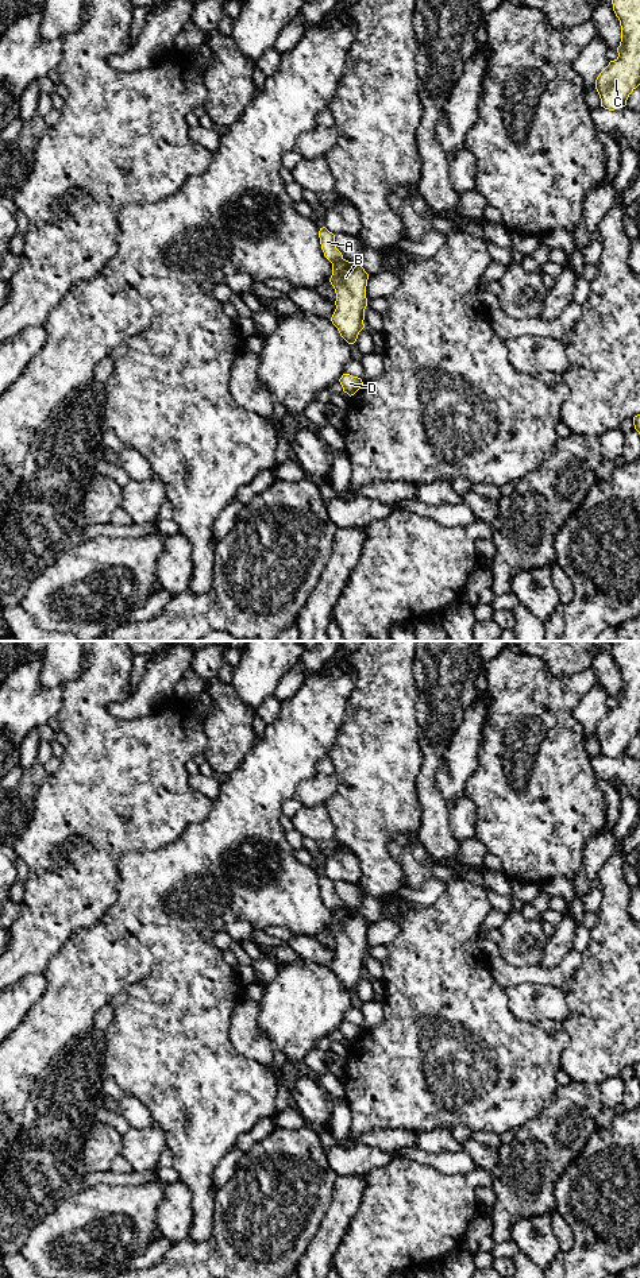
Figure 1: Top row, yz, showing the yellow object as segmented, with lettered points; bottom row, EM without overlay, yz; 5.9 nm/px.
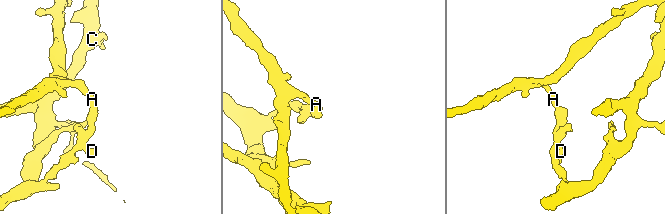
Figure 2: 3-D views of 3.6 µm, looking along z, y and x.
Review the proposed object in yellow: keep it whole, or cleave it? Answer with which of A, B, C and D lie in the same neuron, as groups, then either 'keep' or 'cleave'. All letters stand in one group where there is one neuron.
A / B C D; cleave

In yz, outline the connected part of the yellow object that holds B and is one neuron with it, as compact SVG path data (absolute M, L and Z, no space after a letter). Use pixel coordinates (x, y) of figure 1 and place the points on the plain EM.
M343 907L332 912L329 930L336 941L336 957L331 969L348 992L354 992L365 976L367 927L369 922L358 910Z

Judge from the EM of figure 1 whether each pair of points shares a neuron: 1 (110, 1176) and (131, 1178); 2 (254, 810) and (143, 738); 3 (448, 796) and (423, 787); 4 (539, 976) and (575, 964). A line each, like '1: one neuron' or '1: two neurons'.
1: one neuron
2: two neurons
3: two neurons
4: one neuron

